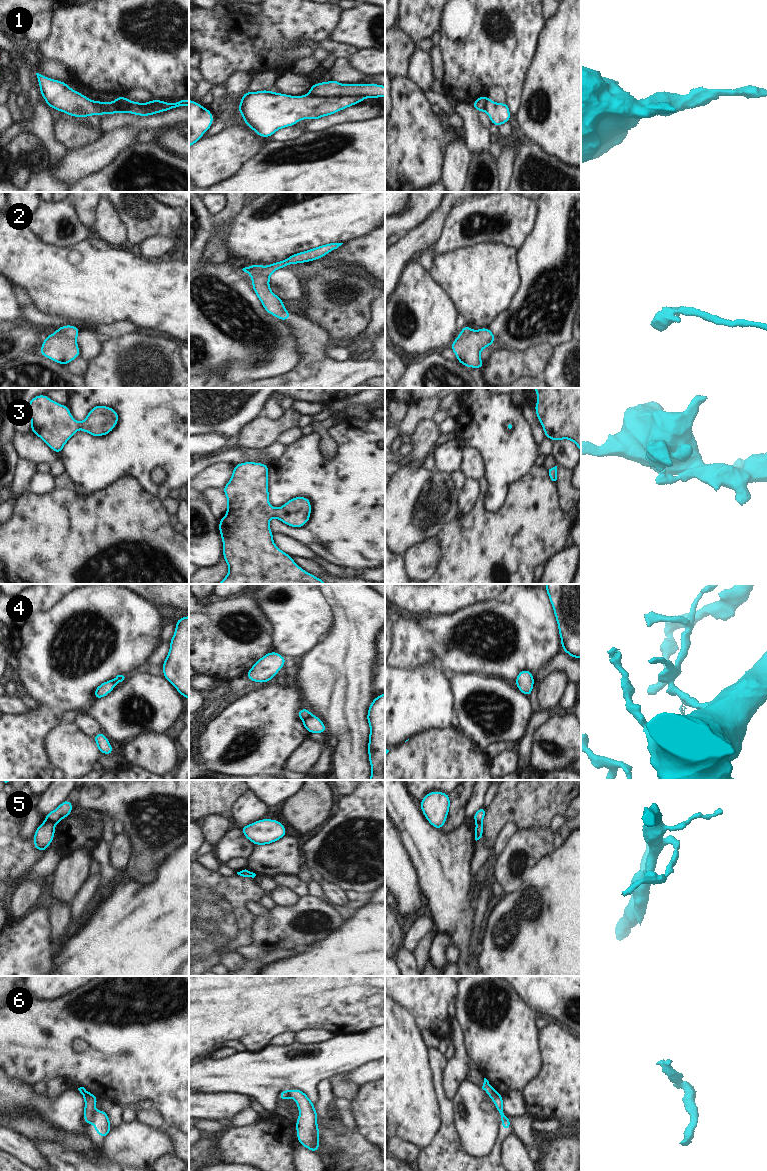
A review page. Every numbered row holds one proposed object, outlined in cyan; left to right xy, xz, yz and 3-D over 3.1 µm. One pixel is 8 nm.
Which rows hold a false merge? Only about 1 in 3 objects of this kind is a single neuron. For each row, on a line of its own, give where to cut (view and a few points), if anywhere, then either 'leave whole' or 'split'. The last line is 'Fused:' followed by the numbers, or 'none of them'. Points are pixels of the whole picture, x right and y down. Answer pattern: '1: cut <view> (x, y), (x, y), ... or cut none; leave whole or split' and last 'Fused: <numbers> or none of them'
1: cut xz (308, 93), (314, 96), (325, 97), (365, 97); split
2: cut xy (55, 332), (74, 339); split
3: cut none; leave whole
4: cut xz (311, 714), (303, 720); split
5: cut xy (45, 820), (49, 820), (54, 824); split
6: cut xy (95, 1112), (92, 1121); split
Fused: 1, 2, 4, 5, 6

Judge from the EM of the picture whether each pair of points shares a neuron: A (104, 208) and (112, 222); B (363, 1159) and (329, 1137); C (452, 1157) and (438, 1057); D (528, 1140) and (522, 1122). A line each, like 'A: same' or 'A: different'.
A: same
B: same
C: same
D: same

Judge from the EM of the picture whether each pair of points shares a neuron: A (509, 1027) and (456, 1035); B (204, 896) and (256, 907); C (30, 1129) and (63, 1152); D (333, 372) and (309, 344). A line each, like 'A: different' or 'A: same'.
A: different
B: different
C: different
D: same

